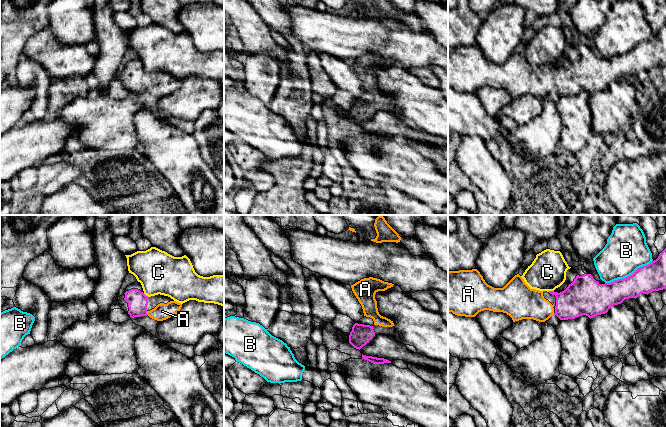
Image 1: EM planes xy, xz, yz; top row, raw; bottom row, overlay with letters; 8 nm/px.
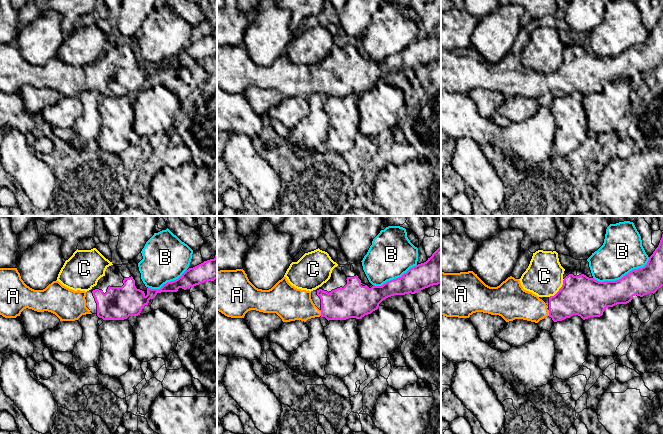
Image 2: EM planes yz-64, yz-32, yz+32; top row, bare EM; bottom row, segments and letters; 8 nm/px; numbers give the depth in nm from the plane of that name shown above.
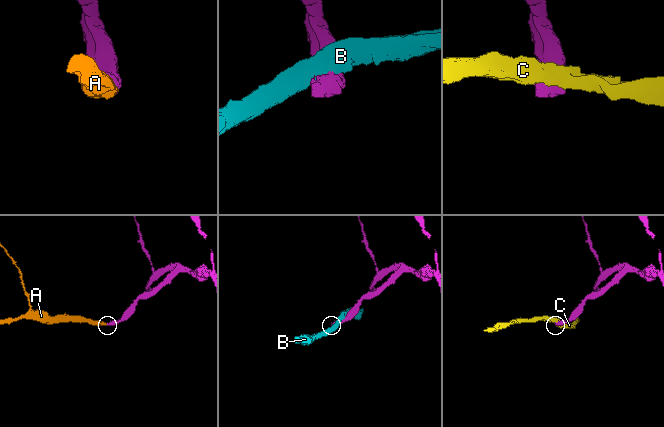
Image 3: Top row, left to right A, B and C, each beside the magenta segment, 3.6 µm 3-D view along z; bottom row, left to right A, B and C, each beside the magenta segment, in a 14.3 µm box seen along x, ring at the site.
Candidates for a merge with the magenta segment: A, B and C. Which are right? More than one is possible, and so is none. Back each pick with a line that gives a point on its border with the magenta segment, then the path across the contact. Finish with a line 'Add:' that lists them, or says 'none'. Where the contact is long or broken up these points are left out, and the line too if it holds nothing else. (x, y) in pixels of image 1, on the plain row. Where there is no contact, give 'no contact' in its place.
A: meets magenta in xy at (146, 89); runs through xy (137, 77), (137, 80), (146, 89), (159, 89), (162, 87)
Add: A

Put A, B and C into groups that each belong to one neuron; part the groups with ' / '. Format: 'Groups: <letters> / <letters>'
Groups: A / B / C

